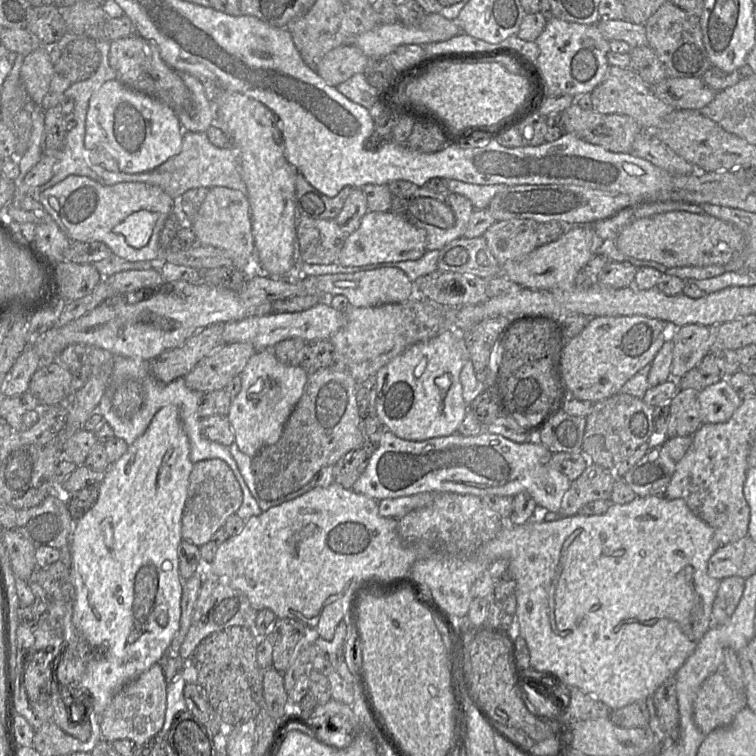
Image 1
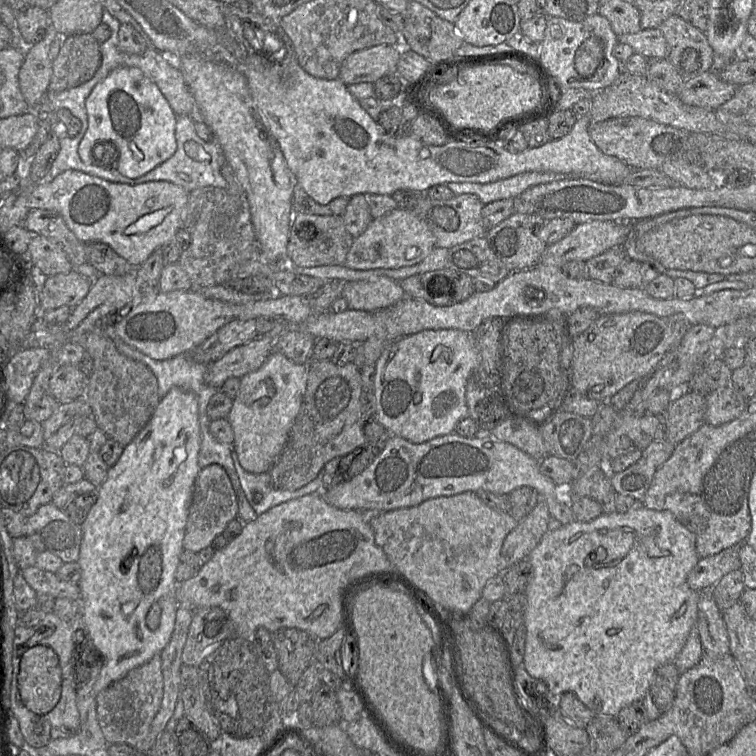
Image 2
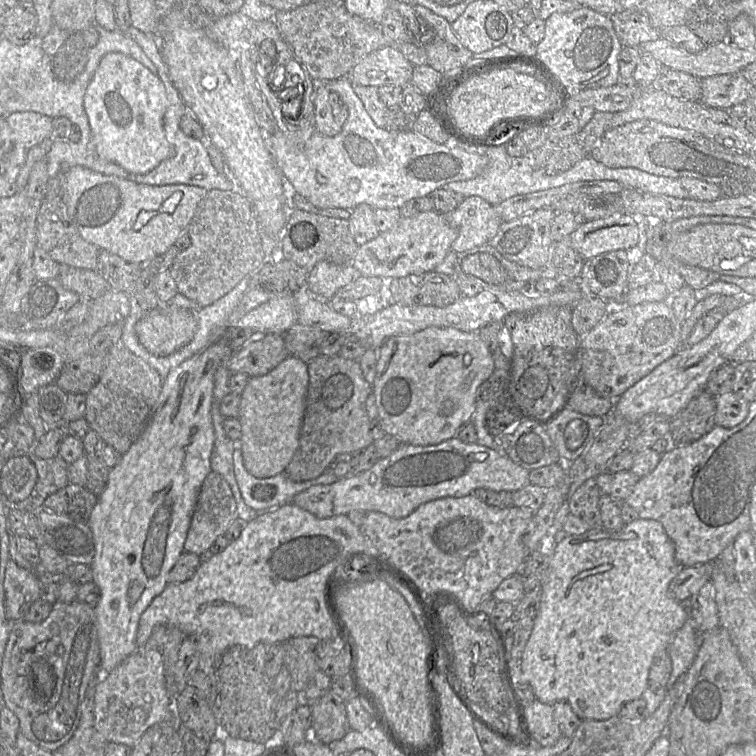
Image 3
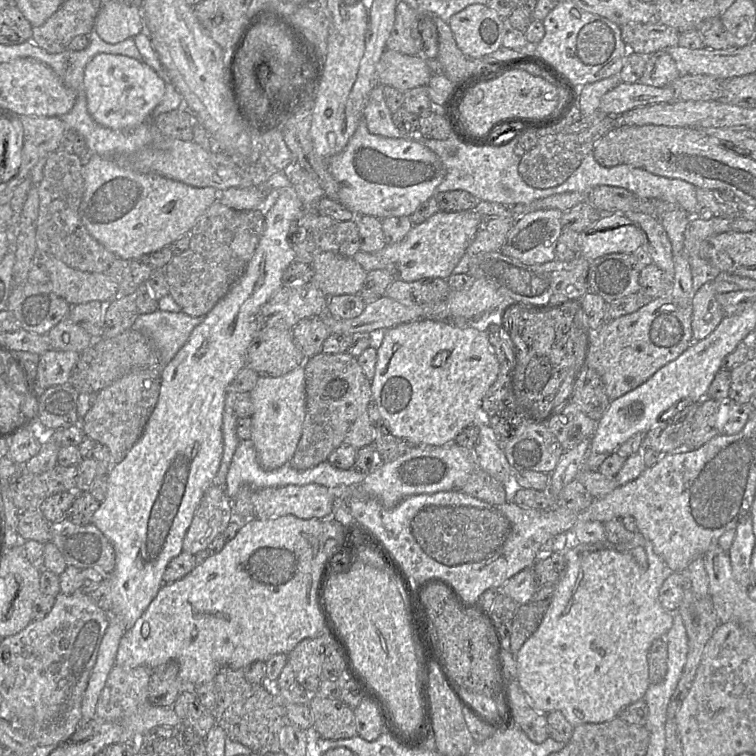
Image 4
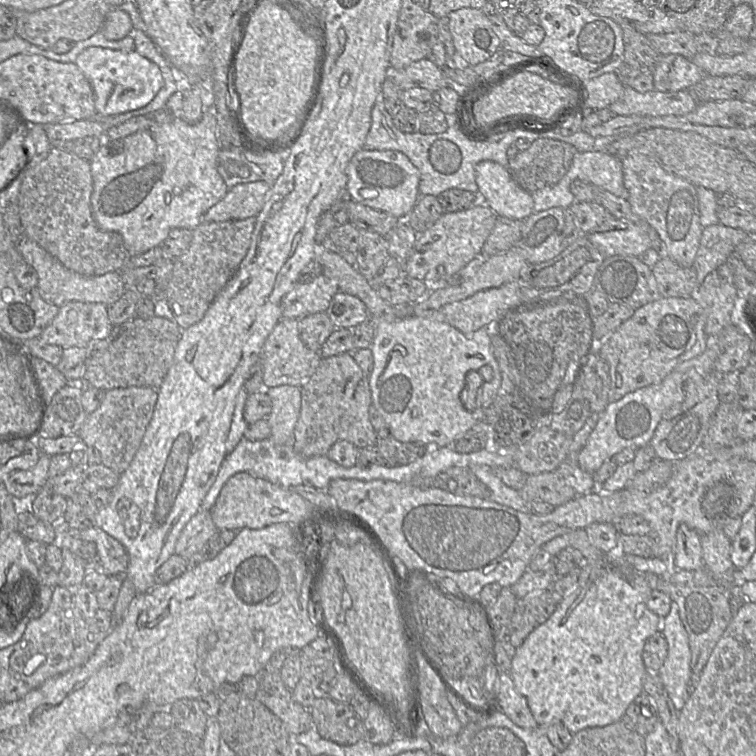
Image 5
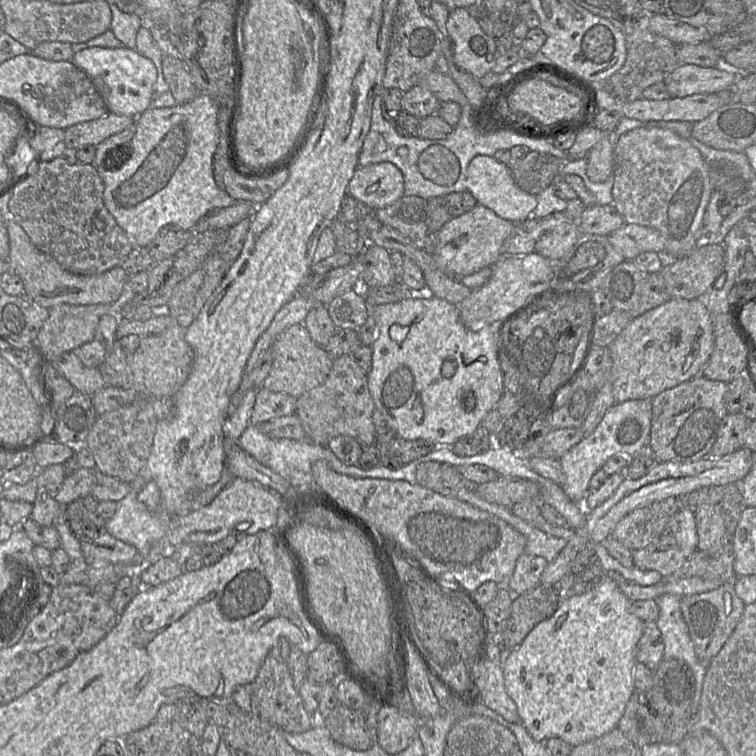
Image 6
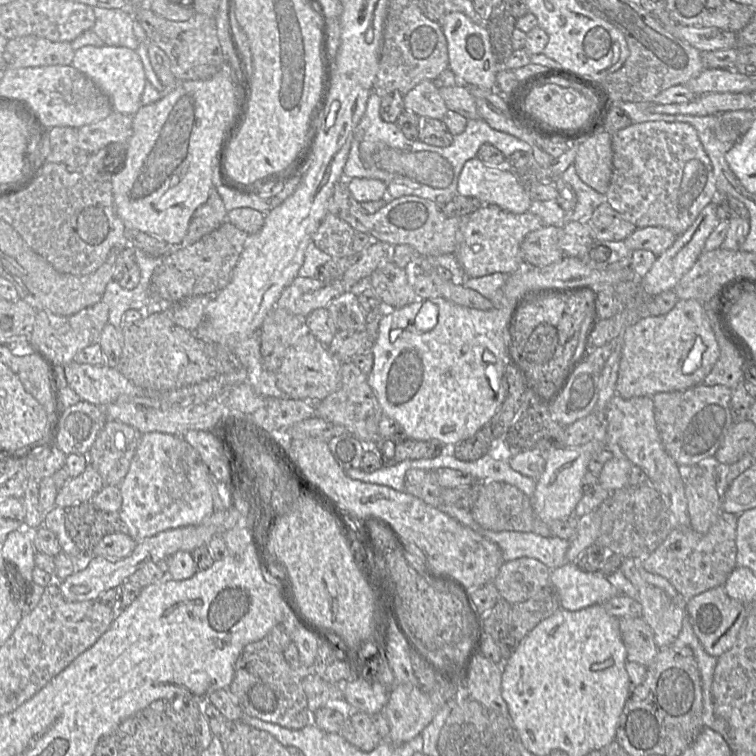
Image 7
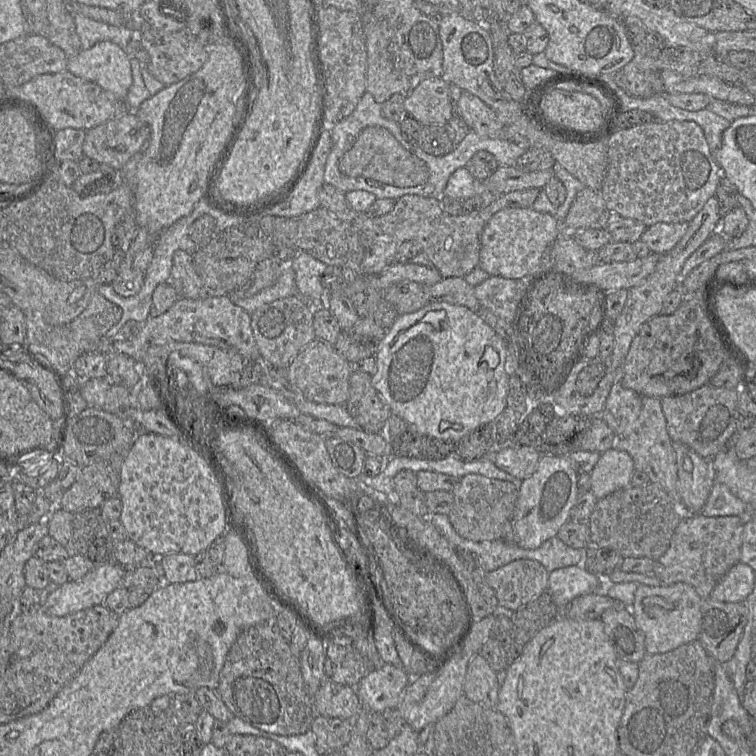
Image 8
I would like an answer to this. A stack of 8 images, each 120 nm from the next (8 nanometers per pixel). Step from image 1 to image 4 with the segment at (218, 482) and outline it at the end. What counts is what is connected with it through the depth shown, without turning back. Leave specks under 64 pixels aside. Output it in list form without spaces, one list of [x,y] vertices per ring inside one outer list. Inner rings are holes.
[[[212,484],[201,499],[183,539],[182,551],[195,555],[223,534],[234,512],[231,499],[222,486]]]

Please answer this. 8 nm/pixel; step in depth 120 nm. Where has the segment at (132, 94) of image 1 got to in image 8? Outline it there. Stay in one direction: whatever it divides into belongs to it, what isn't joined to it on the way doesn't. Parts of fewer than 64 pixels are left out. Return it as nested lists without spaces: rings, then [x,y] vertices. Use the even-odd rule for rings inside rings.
[[[100,41],[68,59],[67,70],[124,100],[132,84],[130,57],[111,41]]]

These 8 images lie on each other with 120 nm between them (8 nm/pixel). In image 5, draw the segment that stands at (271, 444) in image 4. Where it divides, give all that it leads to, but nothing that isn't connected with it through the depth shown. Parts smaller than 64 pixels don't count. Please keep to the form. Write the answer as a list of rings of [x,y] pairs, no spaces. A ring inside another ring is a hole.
[[[281,385],[265,388],[272,400],[272,411],[267,417],[271,439],[277,445],[292,445],[294,430],[301,411],[301,387]]]

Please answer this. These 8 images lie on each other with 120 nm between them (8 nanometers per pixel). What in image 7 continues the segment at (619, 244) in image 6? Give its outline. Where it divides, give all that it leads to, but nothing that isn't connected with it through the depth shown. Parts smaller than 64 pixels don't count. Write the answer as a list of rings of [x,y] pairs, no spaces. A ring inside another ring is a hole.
[[[657,226],[637,228],[623,241],[632,251],[644,249],[659,256],[675,242],[676,238],[677,235],[671,230]]]

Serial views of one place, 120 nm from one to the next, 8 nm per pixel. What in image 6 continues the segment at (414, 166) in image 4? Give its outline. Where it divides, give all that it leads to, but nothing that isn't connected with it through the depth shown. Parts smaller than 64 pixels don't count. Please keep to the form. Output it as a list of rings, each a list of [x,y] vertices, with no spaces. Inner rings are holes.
[[[390,162],[358,166],[348,183],[347,194],[372,210],[385,208],[404,196],[402,172]]]

